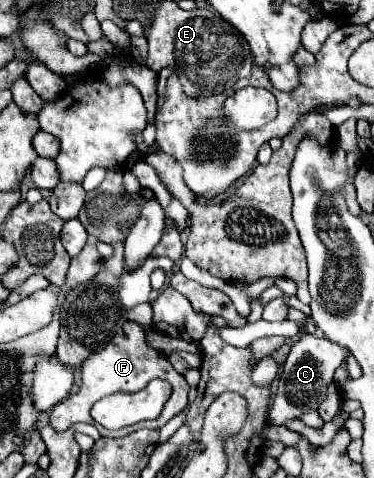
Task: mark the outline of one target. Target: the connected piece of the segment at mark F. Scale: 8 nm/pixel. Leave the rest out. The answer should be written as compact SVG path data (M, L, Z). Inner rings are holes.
M132 321L125 322L121 334L115 334L111 342L107 342L101 350L93 352L85 364L81 366L83 370L83 382L79 392L67 396L63 402L59 402L53 412L51 412L51 426L57 432L69 430L73 424L87 422L93 424L91 418L91 406L101 400L103 396L117 394L117 392L135 392L145 388L153 378L163 378L167 380L173 390L185 390L185 378L171 366L167 356L159 350L153 350L145 344L145 332L143 328Z

